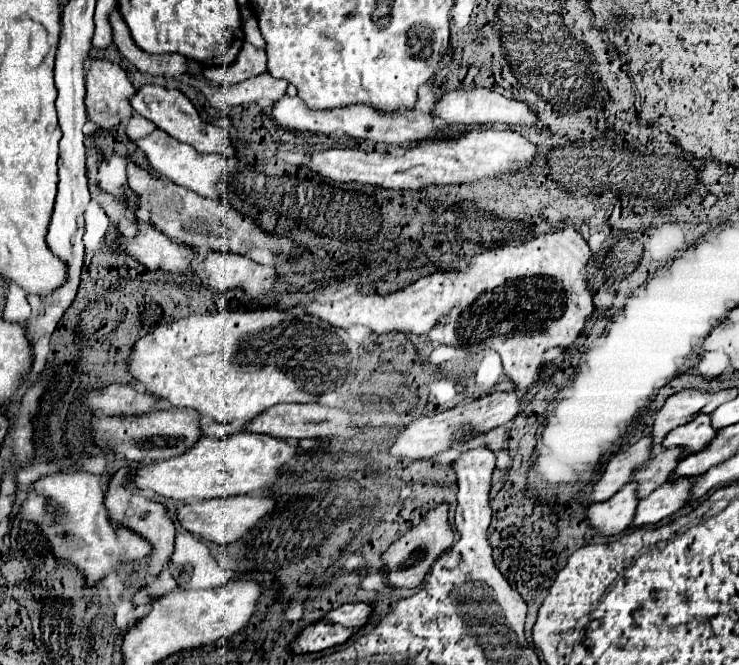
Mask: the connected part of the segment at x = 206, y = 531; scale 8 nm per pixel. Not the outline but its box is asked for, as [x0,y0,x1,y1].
[178,496,276,544]

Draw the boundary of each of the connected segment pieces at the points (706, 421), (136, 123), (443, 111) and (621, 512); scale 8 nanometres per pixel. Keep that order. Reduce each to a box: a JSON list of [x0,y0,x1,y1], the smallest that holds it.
[[662,414,718,454],[126,114,156,138],[434,88,540,130],[588,482,638,536]]

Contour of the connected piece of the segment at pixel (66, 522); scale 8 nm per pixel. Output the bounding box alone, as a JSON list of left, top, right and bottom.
[8,470,150,586]

